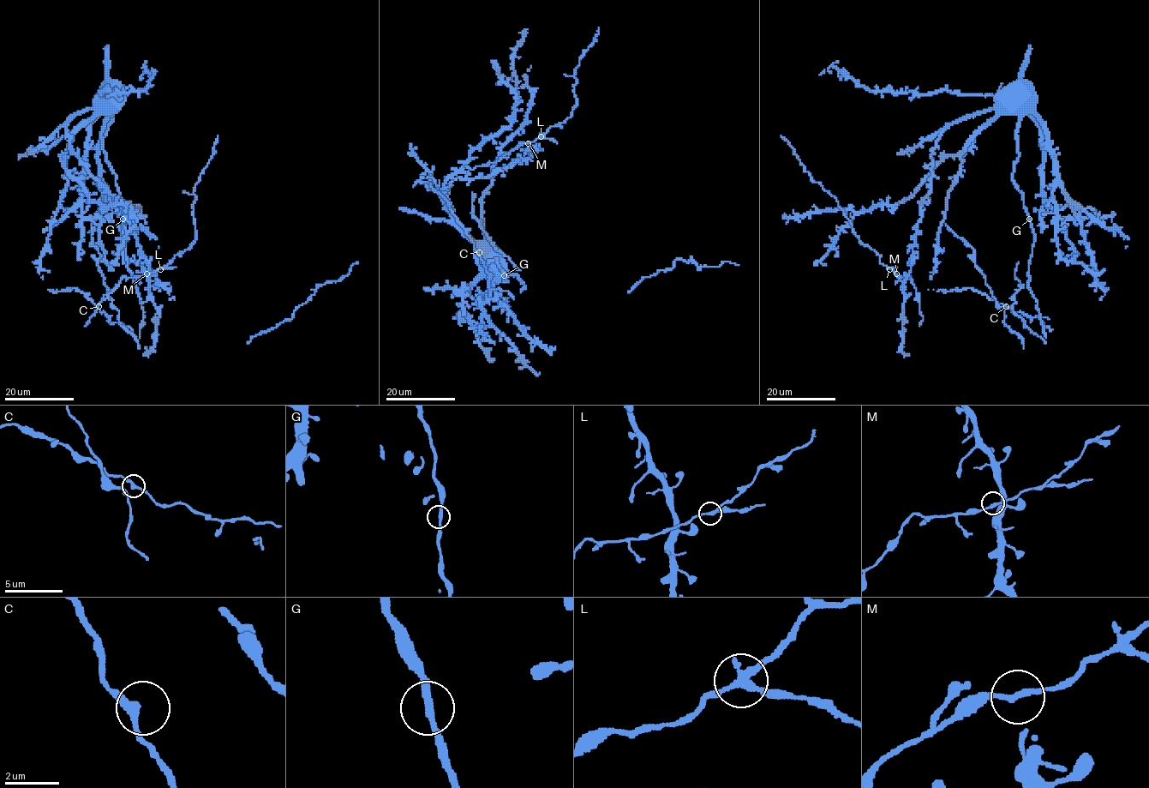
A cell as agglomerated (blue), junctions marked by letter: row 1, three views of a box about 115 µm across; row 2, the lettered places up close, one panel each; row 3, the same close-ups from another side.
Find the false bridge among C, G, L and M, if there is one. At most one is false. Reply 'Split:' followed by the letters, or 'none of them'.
Split: L

